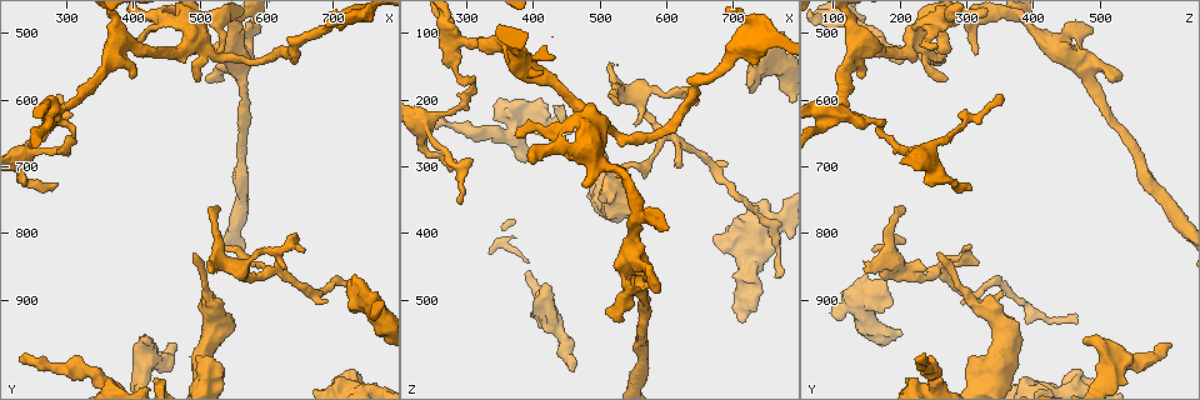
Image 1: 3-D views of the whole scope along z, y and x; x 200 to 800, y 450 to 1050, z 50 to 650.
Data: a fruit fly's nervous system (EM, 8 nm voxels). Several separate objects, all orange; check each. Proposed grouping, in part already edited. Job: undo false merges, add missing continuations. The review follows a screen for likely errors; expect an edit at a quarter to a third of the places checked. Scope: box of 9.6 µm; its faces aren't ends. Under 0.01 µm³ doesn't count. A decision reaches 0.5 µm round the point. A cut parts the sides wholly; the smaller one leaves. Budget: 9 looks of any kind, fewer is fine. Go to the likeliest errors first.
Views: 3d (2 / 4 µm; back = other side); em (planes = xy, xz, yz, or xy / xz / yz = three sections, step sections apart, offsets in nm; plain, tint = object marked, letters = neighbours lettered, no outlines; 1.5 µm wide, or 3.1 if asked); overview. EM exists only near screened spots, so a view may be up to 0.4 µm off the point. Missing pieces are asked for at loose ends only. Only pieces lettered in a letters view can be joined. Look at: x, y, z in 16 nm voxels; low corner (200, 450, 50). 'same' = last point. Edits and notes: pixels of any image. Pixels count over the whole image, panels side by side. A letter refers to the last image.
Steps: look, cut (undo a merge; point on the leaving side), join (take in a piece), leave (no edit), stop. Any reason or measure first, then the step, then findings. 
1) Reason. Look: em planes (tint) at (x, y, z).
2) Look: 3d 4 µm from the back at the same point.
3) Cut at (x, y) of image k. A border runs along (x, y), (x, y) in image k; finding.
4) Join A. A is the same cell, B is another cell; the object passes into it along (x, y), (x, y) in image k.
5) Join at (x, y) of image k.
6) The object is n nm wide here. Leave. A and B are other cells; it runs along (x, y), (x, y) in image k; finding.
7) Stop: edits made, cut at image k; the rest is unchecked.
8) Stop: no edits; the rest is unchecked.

An open end. Look: 3d 2 µm at (460, 965, 610).

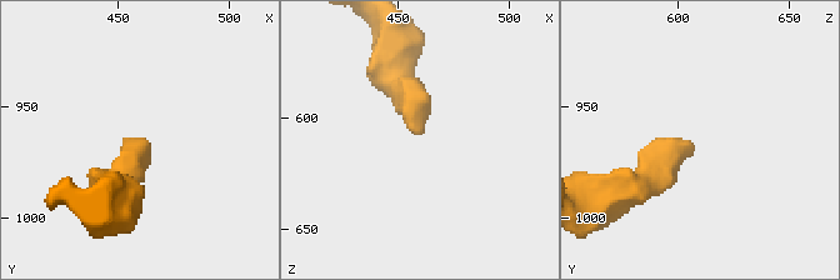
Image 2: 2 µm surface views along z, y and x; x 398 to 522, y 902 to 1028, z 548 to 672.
Look: em planes (letters) at (459, 967, 607).

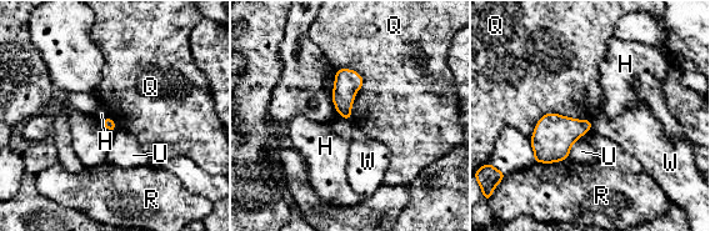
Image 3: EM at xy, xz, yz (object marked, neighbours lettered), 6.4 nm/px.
Leave. H, Q, R, U and W are other cells; a border runs along (338, 68), (363, 78), (350, 120) in image 3; none of them fits.

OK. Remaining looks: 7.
An open end. Look: em planes (letters) at (520, 855, 140).

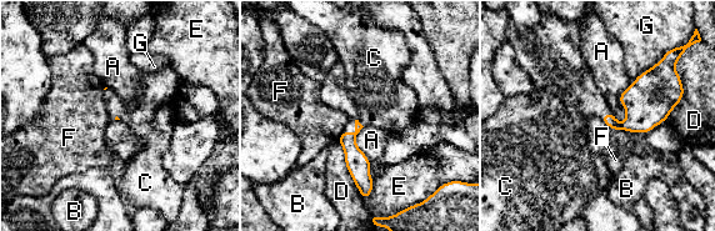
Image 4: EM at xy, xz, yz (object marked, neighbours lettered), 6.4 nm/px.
Join C. C is the same cell, A, B, D, E, F and G are other cells; the object passes into it along (358, 164), (355, 130), (350, 125) in image 4; it goes on there.

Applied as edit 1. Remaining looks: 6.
Free end. Look: 3d 4 µm at (530, 760, 205).

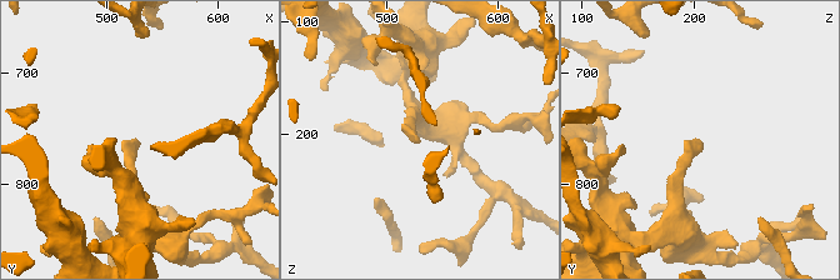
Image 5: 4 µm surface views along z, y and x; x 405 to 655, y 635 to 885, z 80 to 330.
Look: em planes (letters) at (528, 766, 208).

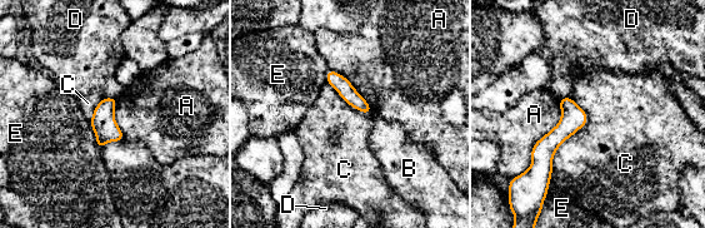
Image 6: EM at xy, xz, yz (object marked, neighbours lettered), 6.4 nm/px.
Leave. A, B, C, D and E are other cells; none of them fits.

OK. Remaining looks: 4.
Thick end. Look: em planes (letters) at (725, 905, 190).

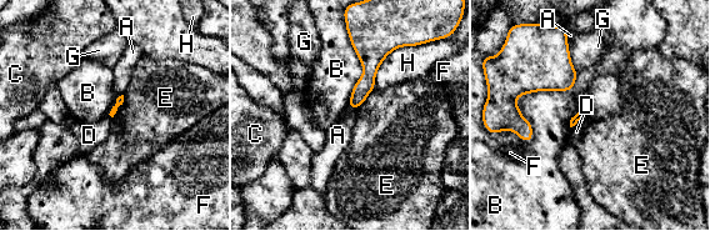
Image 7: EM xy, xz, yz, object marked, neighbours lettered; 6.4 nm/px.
Leave. A, B, C, D, E, F, G and H are other cells; a border runs along (123, 94), (114, 104) in image 7; none of them fits.

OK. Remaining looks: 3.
Stop: edits made, join at image 4; the rest is unchecked.

